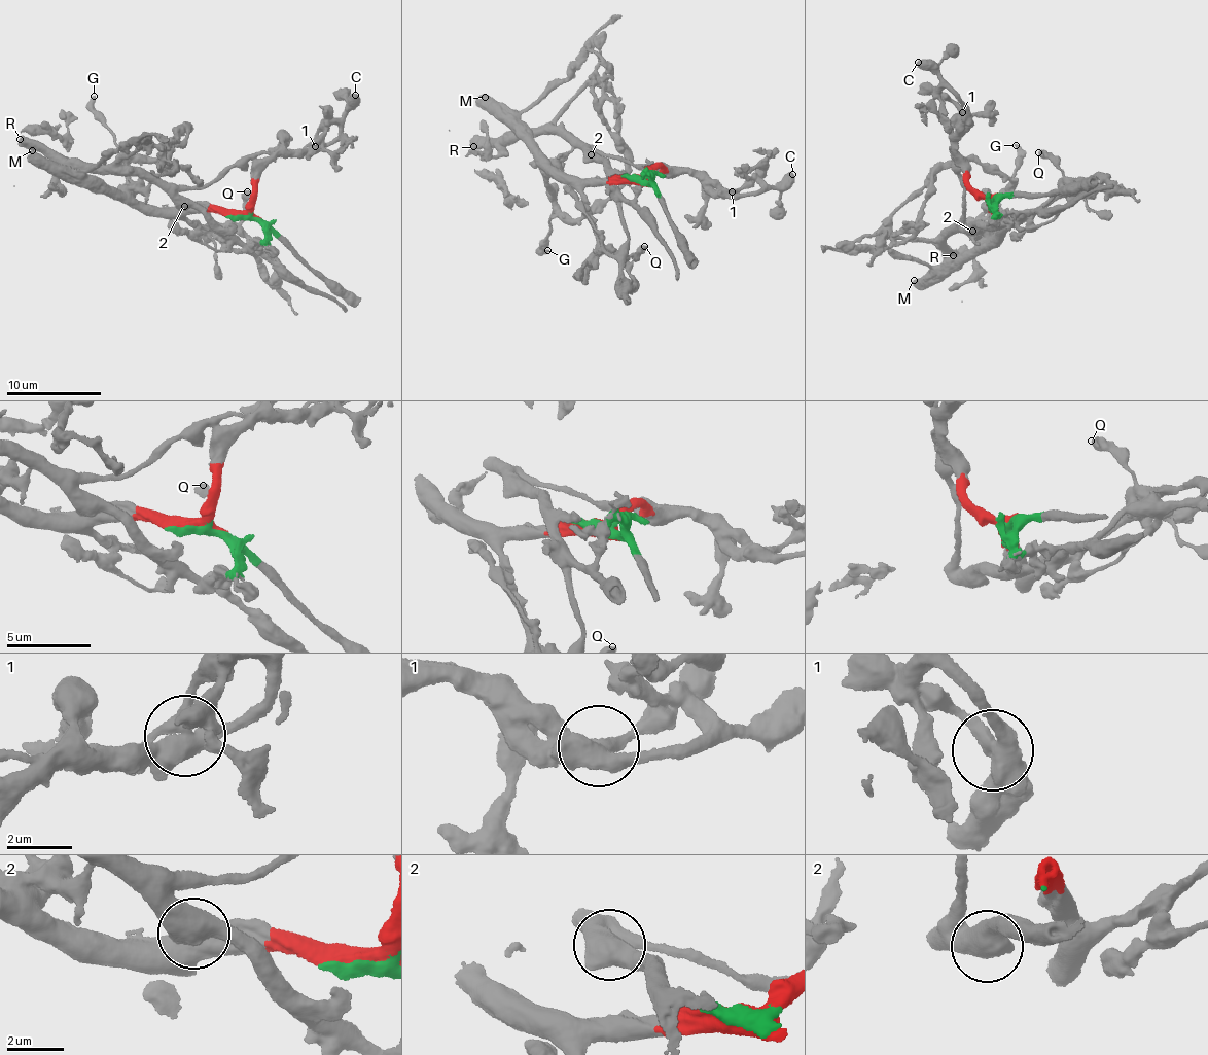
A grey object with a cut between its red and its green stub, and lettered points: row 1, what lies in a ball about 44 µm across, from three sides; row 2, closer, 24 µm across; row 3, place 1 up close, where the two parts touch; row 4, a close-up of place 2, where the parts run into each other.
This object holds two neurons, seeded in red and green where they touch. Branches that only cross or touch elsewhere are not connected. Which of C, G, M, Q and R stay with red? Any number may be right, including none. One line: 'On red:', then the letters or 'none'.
On red: C, G, M, Q

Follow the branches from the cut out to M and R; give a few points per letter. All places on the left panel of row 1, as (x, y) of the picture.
M: (246, 215), (233, 217), (217, 210), (184, 214), (163, 212), (54, 169), (33, 149)
R: (246, 217), (265, 238), (253, 250), (157, 184), (112, 168), (69, 172), (19, 138)

